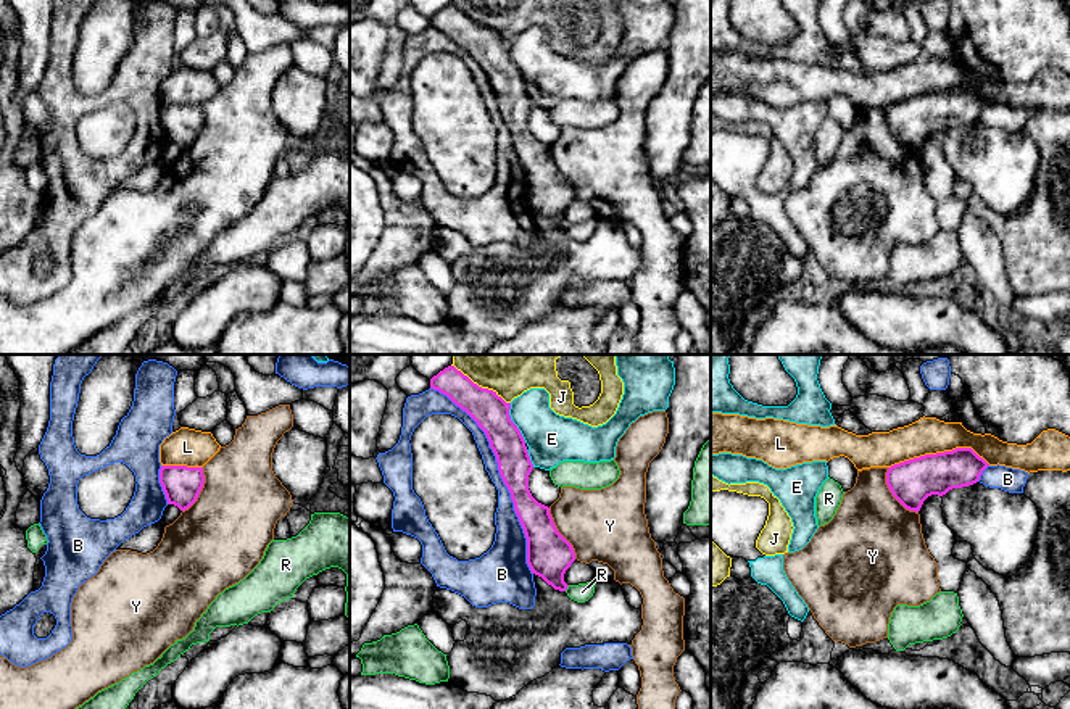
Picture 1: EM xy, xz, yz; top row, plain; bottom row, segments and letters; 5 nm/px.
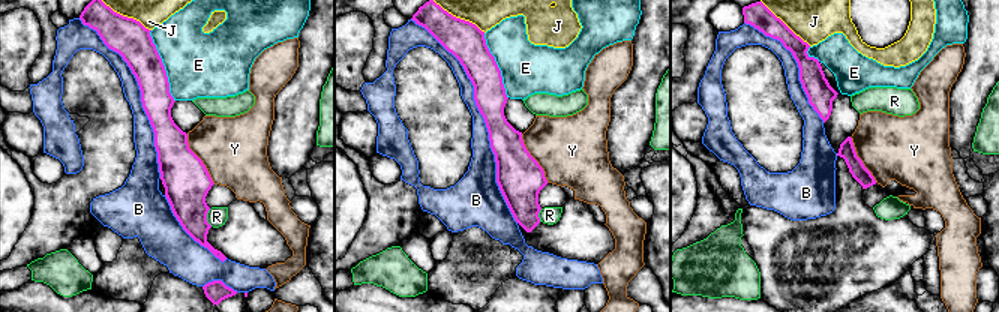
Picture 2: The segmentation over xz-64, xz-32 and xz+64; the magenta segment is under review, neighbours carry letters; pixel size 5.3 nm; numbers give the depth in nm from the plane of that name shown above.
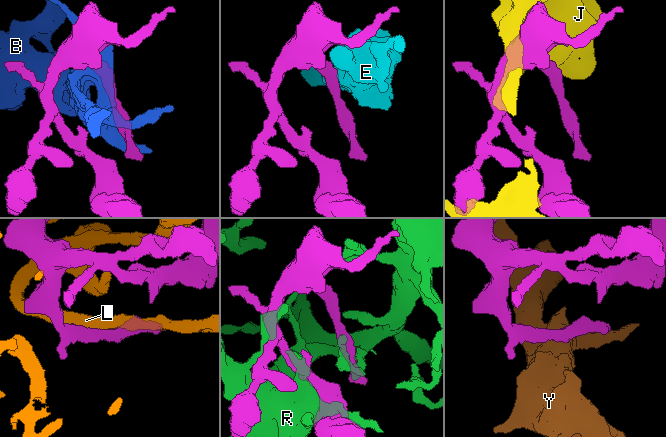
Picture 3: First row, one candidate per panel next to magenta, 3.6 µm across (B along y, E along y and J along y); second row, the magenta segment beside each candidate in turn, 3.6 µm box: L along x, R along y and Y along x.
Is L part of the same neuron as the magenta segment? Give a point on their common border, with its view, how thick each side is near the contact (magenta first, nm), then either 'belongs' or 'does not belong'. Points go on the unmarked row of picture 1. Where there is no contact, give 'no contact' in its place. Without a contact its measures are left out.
yz (938, 92) | 220/190 nm | belongs

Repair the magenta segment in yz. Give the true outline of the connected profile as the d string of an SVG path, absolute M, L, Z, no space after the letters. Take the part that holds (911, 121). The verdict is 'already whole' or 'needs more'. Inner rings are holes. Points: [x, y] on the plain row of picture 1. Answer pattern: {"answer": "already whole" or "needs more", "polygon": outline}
{"answer": "needs more", "polygon": "M711 50L711 93L732 92L746 97L762 98L775 108L786 108L802 102L830 100L833 97L848 97L857 110L870 106L886 106L886 124L893 135L909 150L919 151L923 140L938 134L943 135L952 127L973 124L988 105L1006 105L1025 111L1038 110L1070 110L1070 76L1055 69L1043 69L1031 82L1017 84L999 79L991 73L973 73L967 69L962 61L944 61L936 56L920 56L919 60L893 68L890 71L872 71L869 74L856 74L841 66L830 64L807 64L796 63L783 58L756 58L740 53L722 53Z"}

